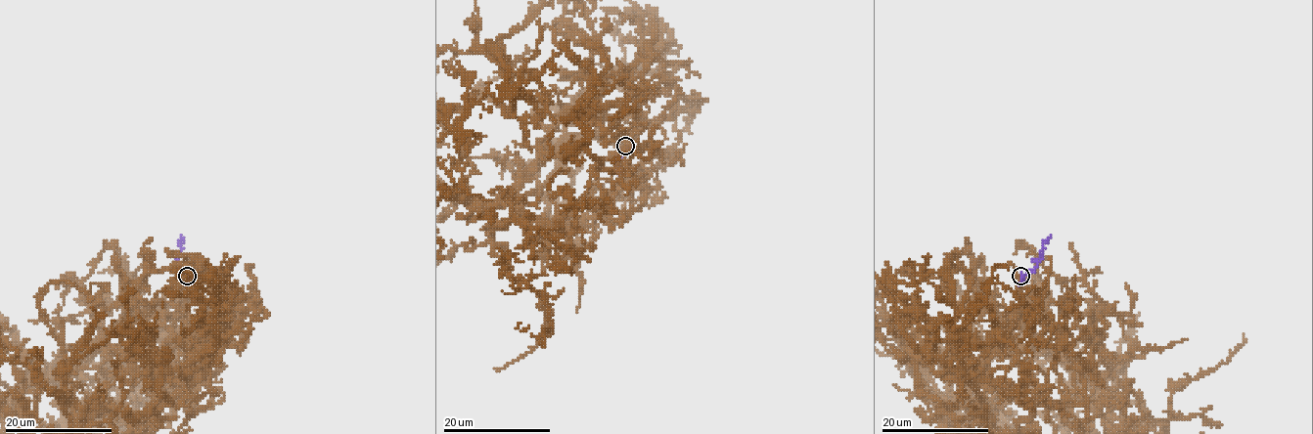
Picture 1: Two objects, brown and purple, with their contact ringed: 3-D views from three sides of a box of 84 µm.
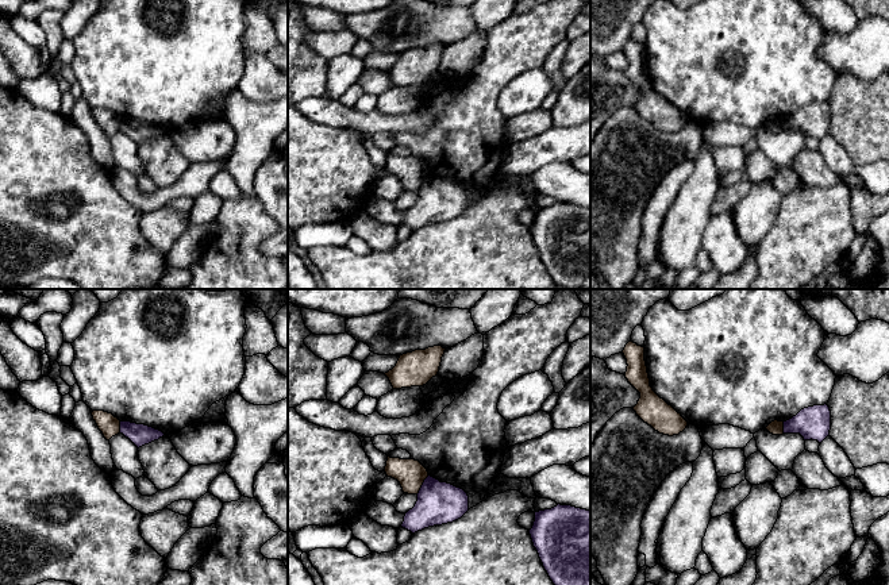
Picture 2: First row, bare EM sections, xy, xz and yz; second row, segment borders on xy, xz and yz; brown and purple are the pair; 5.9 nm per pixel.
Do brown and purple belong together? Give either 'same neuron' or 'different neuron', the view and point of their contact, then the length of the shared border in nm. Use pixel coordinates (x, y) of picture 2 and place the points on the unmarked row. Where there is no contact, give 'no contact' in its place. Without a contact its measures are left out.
different neuron; meets brown in xz at (422, 181); contact 130 nm long

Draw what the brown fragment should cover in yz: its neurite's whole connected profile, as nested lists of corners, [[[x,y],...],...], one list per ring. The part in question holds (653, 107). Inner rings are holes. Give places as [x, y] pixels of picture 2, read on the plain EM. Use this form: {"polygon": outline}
{"polygon": [[[630,38],[623,51],[628,62],[624,73],[640,91],[640,96],[634,104],[636,112],[659,131],[673,134],[682,130],[688,119],[650,84],[644,45]]]}

